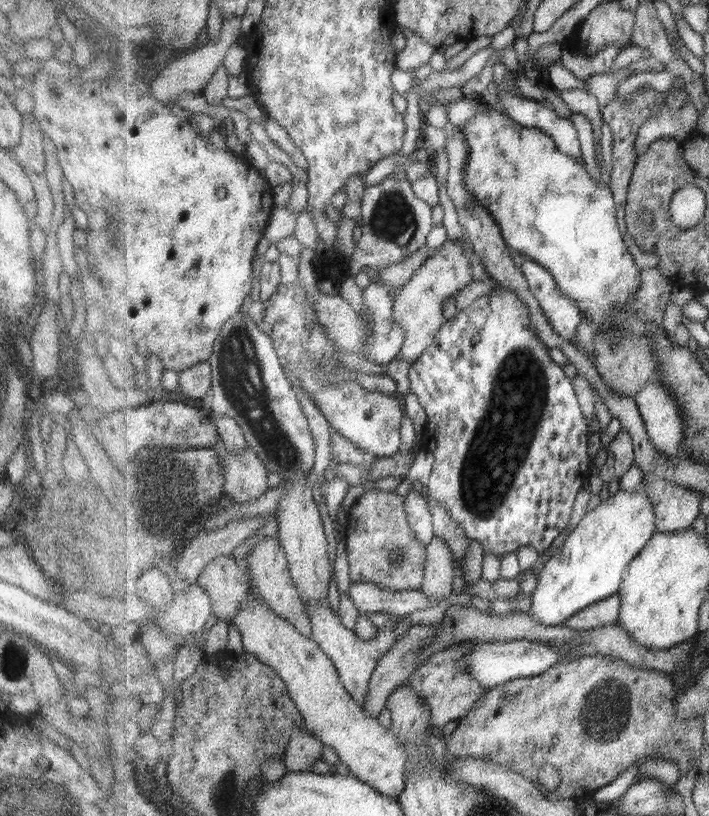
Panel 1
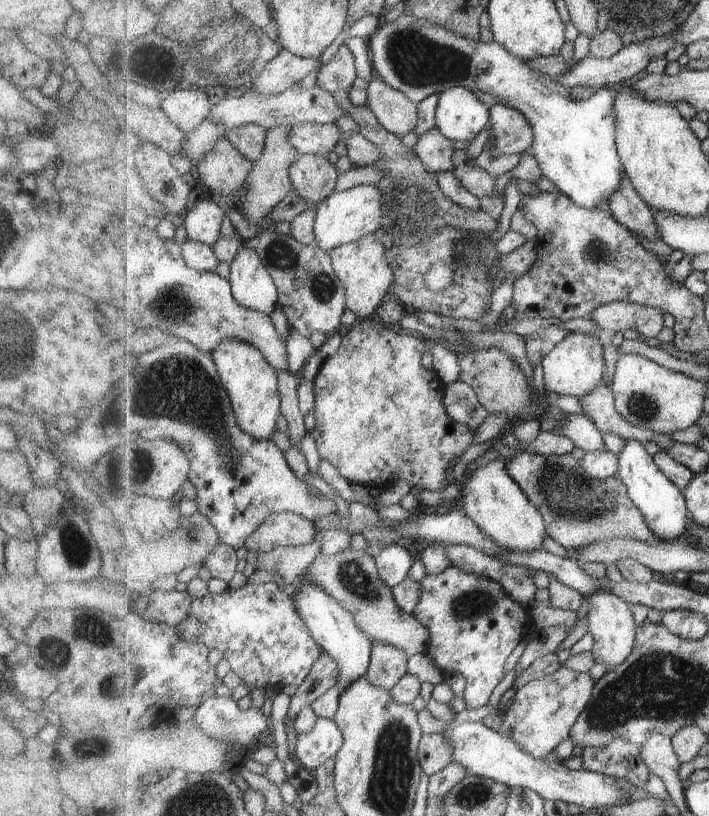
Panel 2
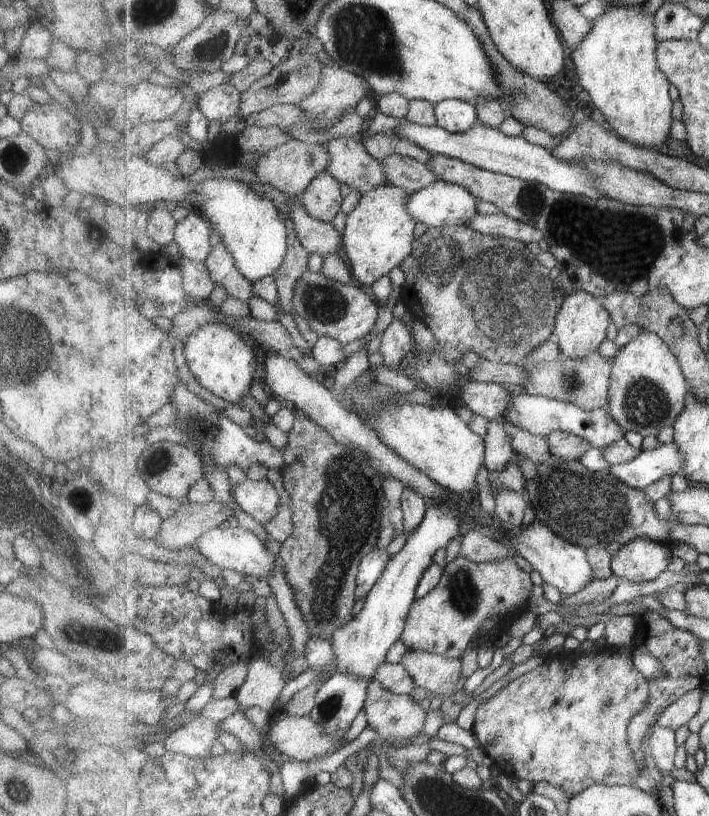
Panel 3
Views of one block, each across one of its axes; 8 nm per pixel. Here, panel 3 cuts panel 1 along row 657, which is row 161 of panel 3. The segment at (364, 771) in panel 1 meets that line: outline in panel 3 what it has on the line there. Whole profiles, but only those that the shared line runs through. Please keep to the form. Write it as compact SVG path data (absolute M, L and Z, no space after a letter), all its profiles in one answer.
M293 139L267 154L262 154L253 171L261 182L273 185L290 196L299 197L321 172L327 171L330 162L331 154L324 144L309 144L303 140Z

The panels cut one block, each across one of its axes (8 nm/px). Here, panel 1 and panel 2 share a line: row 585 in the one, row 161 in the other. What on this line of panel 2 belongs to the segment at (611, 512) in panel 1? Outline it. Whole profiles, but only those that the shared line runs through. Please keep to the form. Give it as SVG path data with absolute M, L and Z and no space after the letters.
M403 14L395 22L386 22L382 19L378 30L367 38L366 42L371 50L373 73L377 73L391 88L407 94L415 104L432 94L441 94L455 87L465 87L476 93L495 94L501 100L501 104L519 110L533 126L534 143L527 153L535 157L544 176L559 188L559 192L571 197L579 206L595 210L601 207L601 204L607 203L613 192L619 190L625 172L616 141L617 116L613 104L617 98L617 90L612 91L605 87L590 99L577 99L563 91L556 78L533 70L527 61L511 54L497 40L471 40L459 36L447 26L439 26L429 20L419 20L411 14Z

